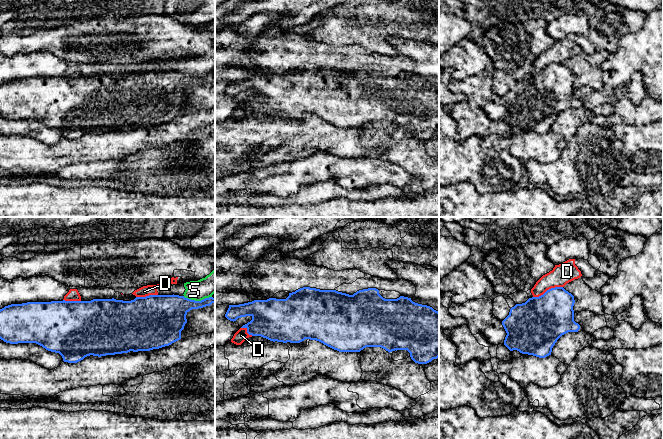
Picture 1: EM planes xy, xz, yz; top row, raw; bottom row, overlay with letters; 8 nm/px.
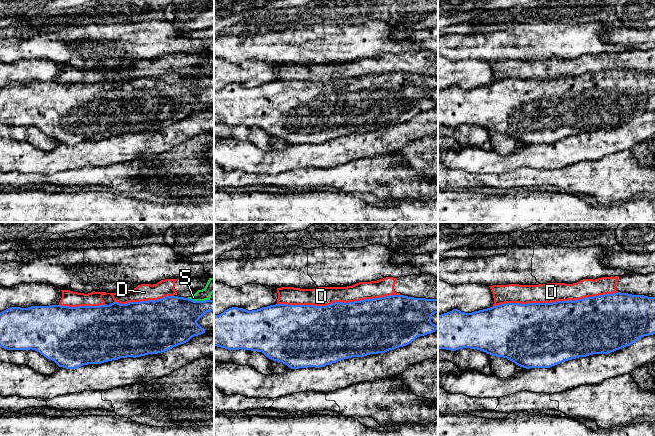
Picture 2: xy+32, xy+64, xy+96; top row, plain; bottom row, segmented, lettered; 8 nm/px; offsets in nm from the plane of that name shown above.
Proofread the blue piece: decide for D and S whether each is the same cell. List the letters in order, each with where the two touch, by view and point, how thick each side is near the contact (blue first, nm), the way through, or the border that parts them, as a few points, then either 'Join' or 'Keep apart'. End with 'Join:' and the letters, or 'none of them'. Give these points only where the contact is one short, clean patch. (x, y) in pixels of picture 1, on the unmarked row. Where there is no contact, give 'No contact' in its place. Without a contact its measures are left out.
D: Touches blue at yz (547, 66). Thickness 380 nm (blue) against 160 nm. Keep apart
S: Touches blue at xy (197, 77). Thickness 280 nm (blue) against 160 nm. Boundary: xy (183, 72), (195, 76), (211, 73). Keep apart
Join: none of them

